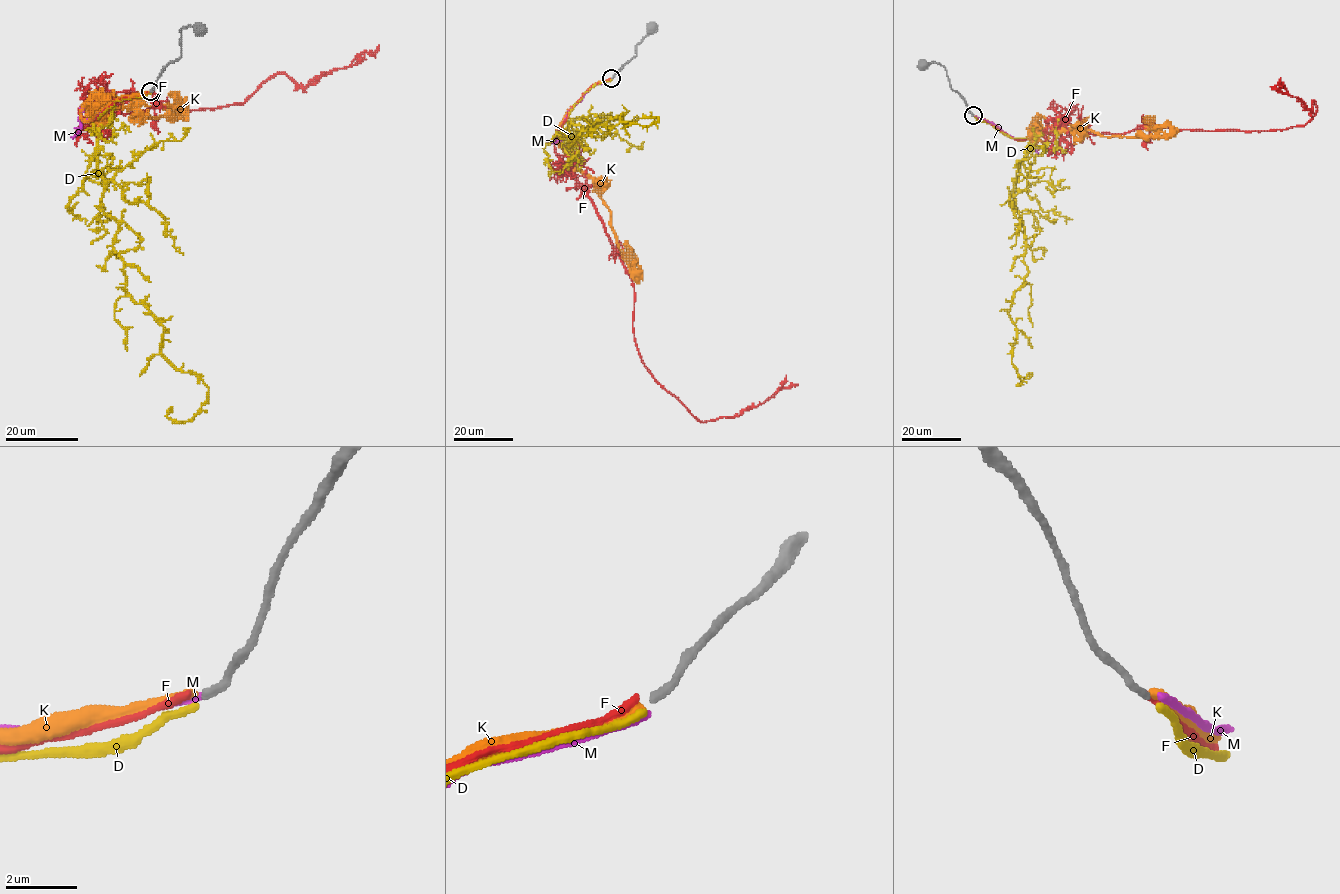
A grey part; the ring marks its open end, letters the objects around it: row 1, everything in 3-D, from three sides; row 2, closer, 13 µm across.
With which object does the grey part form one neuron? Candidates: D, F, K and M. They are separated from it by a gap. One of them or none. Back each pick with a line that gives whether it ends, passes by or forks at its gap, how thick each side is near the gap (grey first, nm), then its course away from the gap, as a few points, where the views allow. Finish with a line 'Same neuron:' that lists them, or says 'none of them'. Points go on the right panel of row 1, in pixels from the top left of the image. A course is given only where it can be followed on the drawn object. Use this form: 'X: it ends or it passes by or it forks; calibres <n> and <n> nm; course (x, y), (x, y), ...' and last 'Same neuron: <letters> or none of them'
F: it ends; calibres 240 and 220 nm; course (973, 115), (1022, 140), (1040, 128), (1118, 134), (1145, 126), (1303, 126), (1314, 102), (1310, 111), (1280, 77)
Same neuron: F

